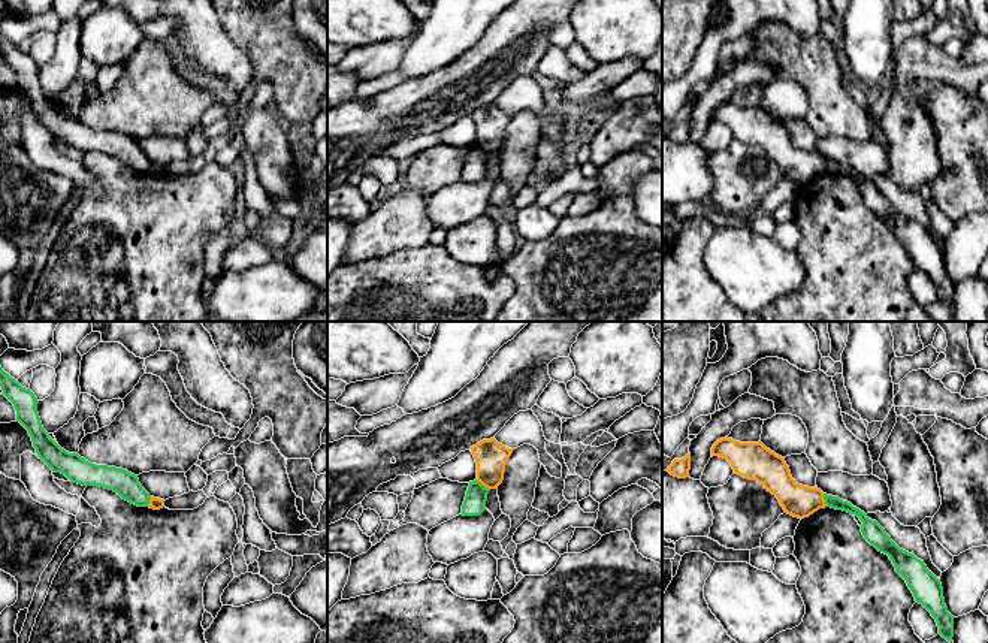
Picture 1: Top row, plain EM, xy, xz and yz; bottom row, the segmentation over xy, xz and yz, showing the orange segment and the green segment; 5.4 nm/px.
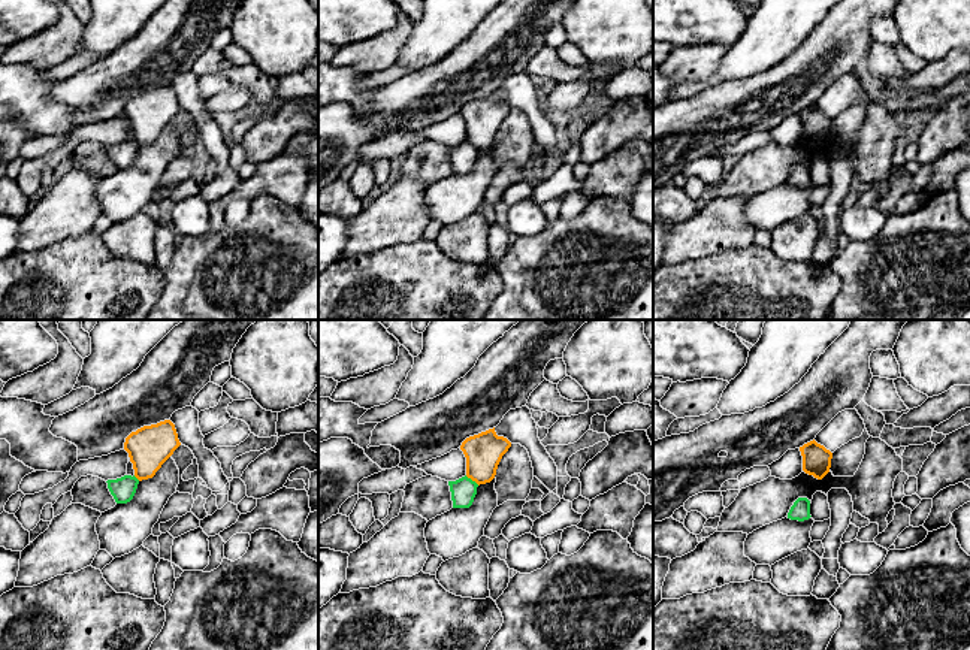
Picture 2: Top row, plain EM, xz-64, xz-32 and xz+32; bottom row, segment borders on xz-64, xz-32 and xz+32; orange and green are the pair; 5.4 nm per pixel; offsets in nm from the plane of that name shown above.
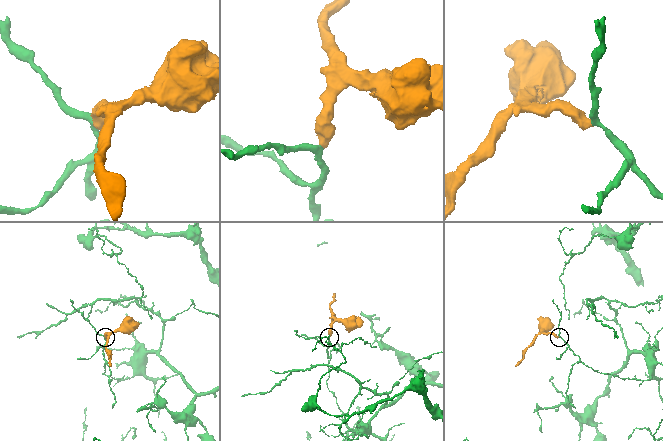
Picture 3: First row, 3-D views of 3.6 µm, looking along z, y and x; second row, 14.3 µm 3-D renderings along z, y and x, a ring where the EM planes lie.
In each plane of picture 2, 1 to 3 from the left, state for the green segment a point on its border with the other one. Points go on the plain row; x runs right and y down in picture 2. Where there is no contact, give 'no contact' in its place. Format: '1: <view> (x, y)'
1: xz-64 (136, 142)
2: xz-32 (473, 145)
3: no contact

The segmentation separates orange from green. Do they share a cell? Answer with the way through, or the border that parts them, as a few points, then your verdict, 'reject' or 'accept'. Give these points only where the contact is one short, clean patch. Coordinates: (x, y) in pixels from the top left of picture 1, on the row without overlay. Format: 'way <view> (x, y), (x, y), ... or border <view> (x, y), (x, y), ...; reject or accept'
border xz (476, 144), (489, 154); reject

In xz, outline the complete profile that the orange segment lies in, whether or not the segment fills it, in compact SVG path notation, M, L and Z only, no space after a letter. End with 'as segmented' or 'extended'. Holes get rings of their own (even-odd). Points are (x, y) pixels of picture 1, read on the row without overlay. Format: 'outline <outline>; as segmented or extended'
outline M495 103L483 105L471 112L477 127L477 147L484 153L498 154L504 145L505 130L514 114L499 109Z; as segmented

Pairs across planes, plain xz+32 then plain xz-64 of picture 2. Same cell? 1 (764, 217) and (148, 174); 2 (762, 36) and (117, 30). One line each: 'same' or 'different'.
1: same
2: same

